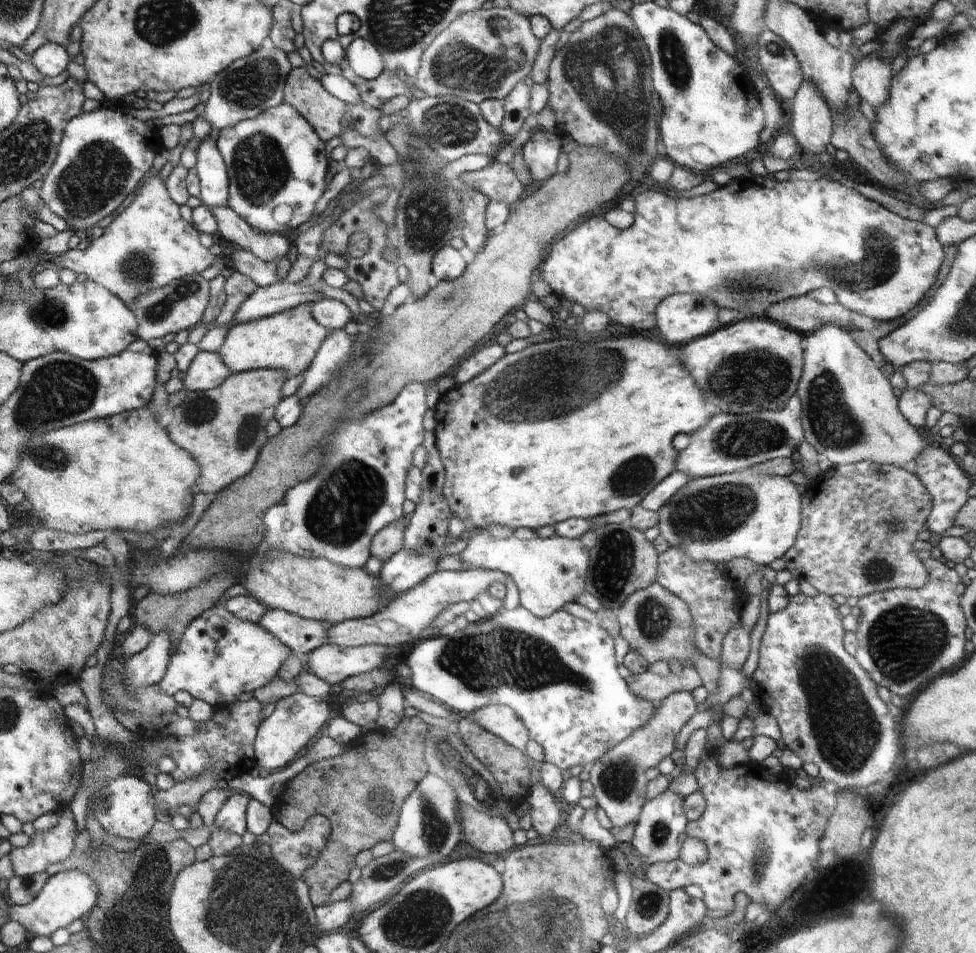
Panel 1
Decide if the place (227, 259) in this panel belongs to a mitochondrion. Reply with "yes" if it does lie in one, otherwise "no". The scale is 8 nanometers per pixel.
no

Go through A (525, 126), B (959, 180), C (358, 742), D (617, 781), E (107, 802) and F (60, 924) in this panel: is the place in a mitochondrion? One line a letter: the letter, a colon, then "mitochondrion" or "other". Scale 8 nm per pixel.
A: other
B: other
C: other
D: mitochondrion
E: mitochondrion
F: other

